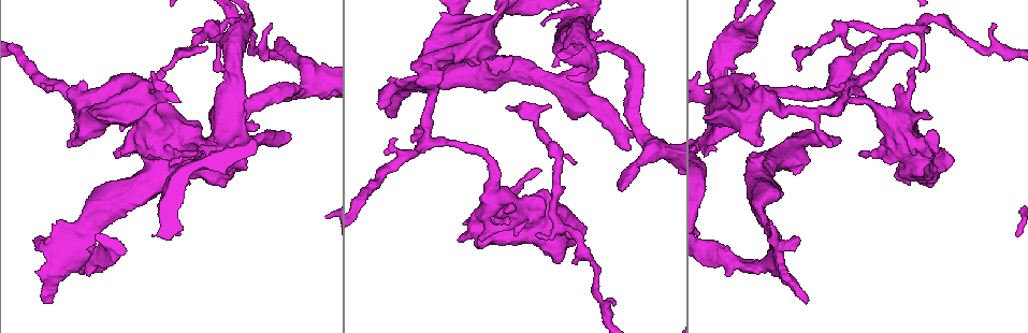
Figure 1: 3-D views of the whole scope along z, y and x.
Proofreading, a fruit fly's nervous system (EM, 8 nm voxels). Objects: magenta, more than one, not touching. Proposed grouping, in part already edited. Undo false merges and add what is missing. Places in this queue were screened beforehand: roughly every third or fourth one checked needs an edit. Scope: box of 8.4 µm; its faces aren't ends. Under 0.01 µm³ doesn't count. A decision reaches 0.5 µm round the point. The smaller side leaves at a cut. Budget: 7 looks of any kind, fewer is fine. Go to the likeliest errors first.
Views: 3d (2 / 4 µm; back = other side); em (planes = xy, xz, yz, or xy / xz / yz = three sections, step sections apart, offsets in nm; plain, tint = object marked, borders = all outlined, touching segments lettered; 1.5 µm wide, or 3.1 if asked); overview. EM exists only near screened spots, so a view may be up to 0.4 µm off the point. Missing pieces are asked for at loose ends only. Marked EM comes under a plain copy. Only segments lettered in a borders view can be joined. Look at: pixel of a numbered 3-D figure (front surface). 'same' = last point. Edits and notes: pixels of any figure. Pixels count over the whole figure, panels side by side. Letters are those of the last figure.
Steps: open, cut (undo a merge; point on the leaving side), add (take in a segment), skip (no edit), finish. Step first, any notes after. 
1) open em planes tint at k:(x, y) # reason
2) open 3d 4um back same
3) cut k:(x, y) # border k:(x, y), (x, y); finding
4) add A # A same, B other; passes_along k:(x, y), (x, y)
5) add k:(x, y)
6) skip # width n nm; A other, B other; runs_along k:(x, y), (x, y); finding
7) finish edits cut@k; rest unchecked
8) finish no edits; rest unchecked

open 3d 4um at 1:(37, 239) # an open end

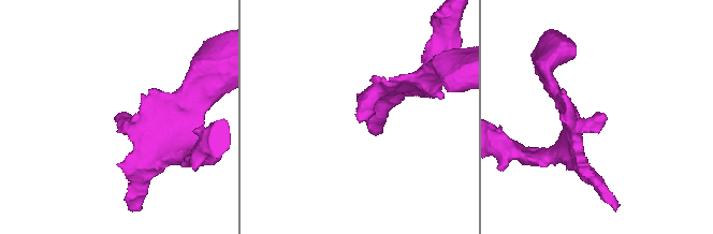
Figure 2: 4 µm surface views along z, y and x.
open em planes borders at 2:(122, 119) # now the EM

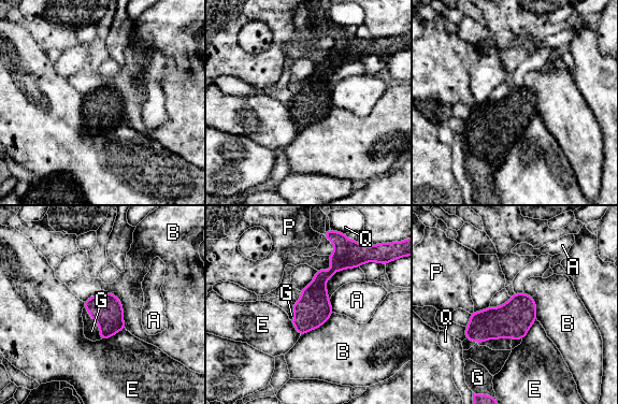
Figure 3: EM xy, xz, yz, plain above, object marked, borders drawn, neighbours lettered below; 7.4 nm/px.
add 3:(91, 331) # A other, B other, E other, G same, P other, Q other; it goes on there

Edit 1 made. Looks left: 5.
open overview

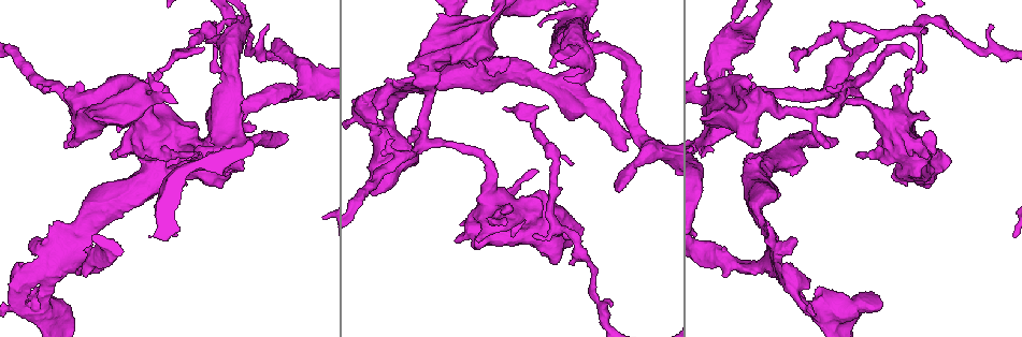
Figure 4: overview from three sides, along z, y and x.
open em xz step 8 borders at 4:(279, 141) # branch stops here

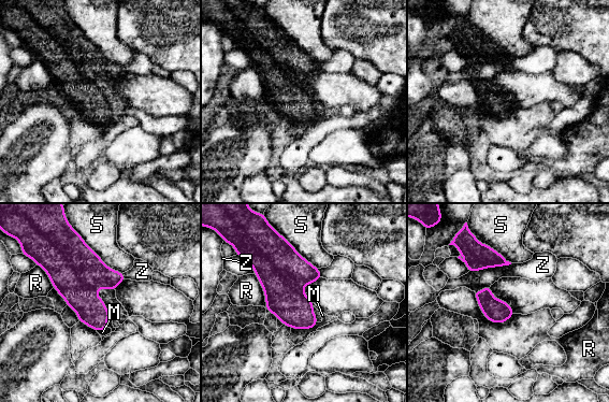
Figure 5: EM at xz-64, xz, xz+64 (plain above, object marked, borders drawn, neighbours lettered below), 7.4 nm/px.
add 5:(102, 332) # longest_contact S 550 nm; M same, R other, S other, Z other; passes_along 5:(90, 309), (103, 329), (102, 332); the neuron continues

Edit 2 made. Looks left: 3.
finish edits add@3, add@5; rest unchecked

